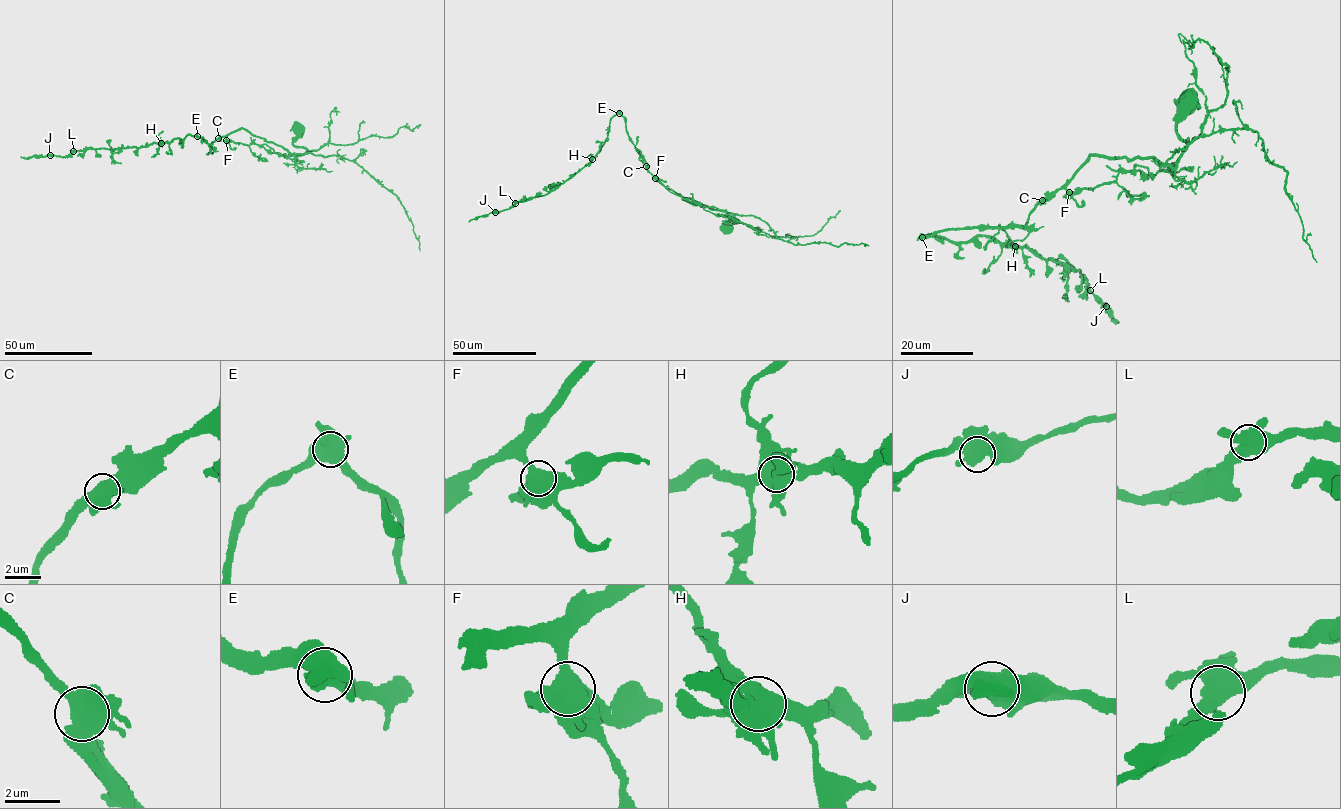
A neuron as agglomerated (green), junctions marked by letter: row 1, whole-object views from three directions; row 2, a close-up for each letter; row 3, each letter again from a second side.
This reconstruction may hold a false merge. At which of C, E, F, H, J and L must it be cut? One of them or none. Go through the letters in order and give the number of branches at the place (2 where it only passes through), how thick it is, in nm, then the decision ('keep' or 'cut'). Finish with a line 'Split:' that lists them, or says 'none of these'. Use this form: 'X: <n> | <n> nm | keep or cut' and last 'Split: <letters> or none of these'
C: 4 | 700 nm | keep
E: 4 | 600 nm | keep
F: 3 | 750 nm | keep
H: 4 | 700 nm | keep
J: 4 | 600 nm | keep
L: 4 | 550 nm | keep
Split: none of these

